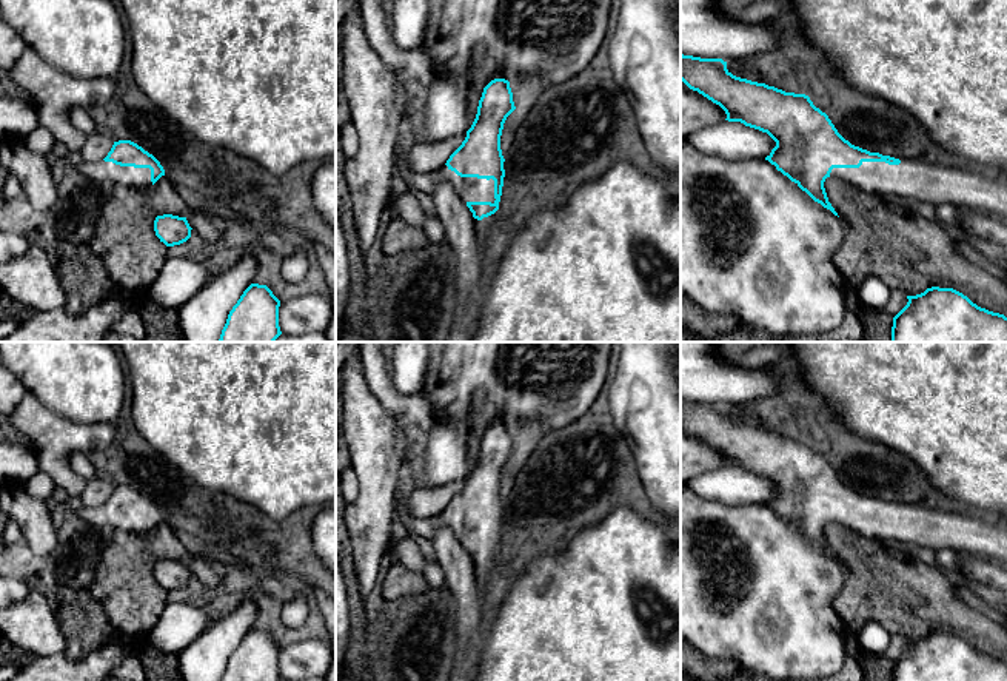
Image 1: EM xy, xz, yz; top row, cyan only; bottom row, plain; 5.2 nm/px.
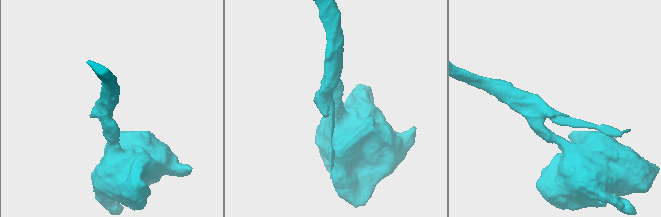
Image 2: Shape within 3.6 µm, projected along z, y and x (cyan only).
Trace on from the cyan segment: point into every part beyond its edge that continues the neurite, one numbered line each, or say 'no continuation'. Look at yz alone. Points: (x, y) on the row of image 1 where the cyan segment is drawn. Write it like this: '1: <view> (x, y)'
1: yz (969, 188)

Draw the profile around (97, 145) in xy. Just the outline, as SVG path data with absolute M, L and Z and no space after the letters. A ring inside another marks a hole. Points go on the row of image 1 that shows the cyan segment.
M91 133L88 134L86 143L79 153L86 162L100 162L108 156L112 145L114 140L111 140L109 137L100 133Z

